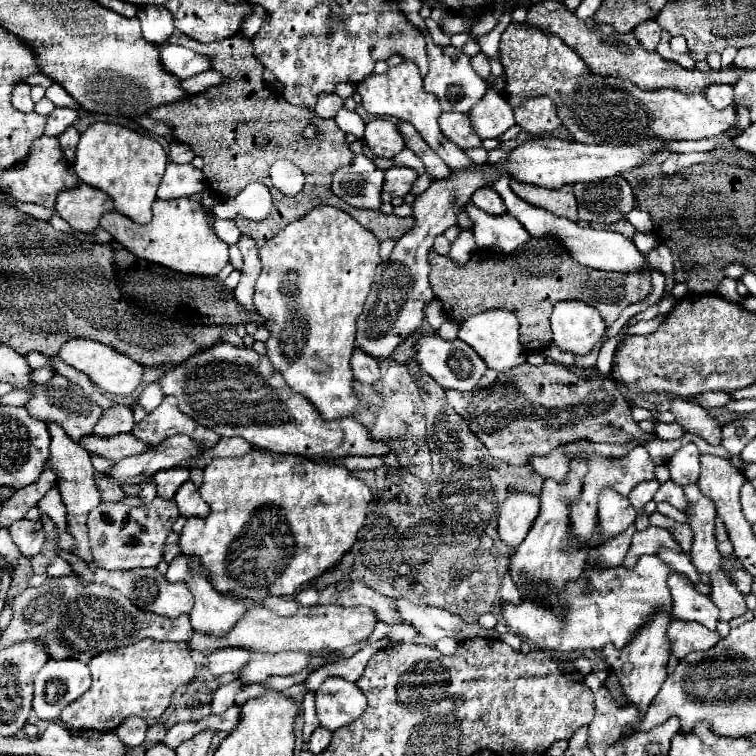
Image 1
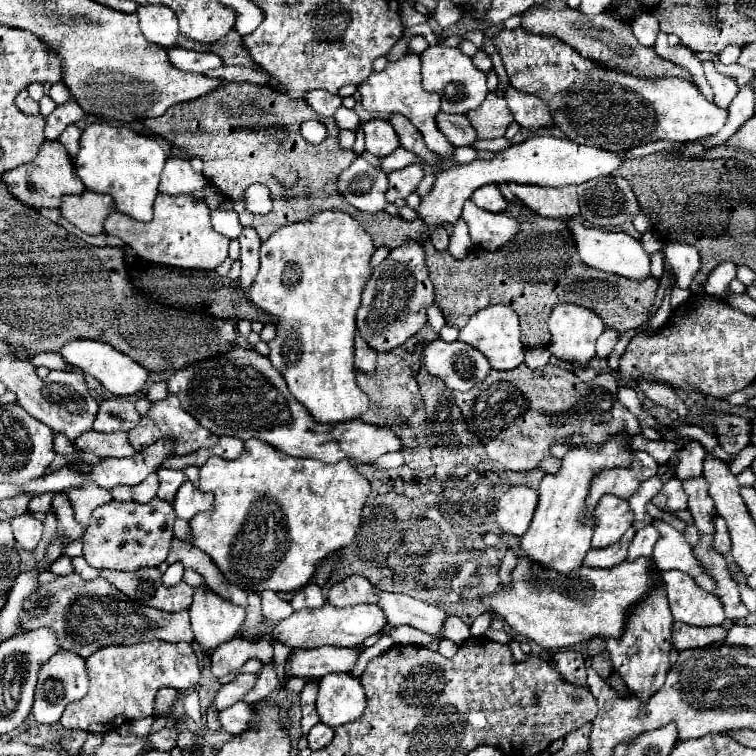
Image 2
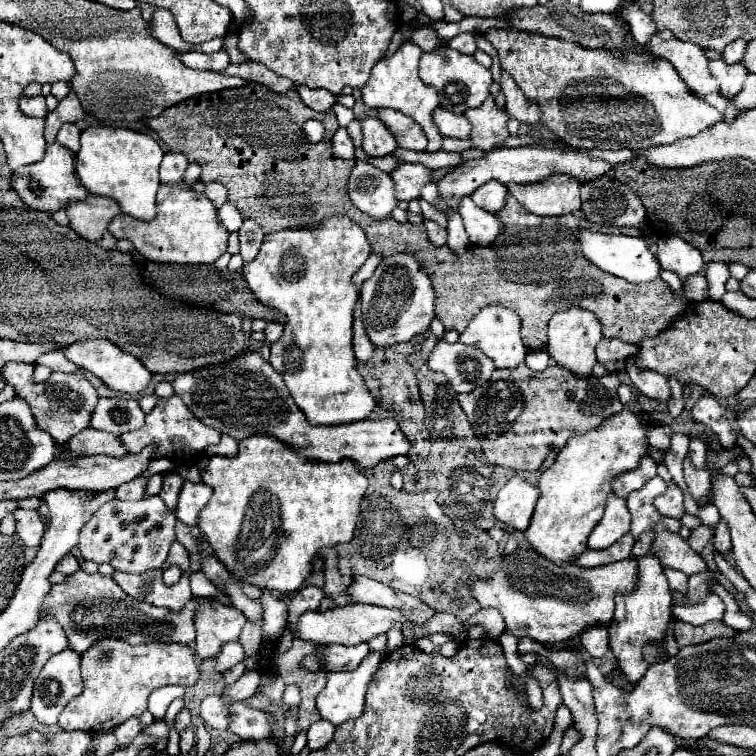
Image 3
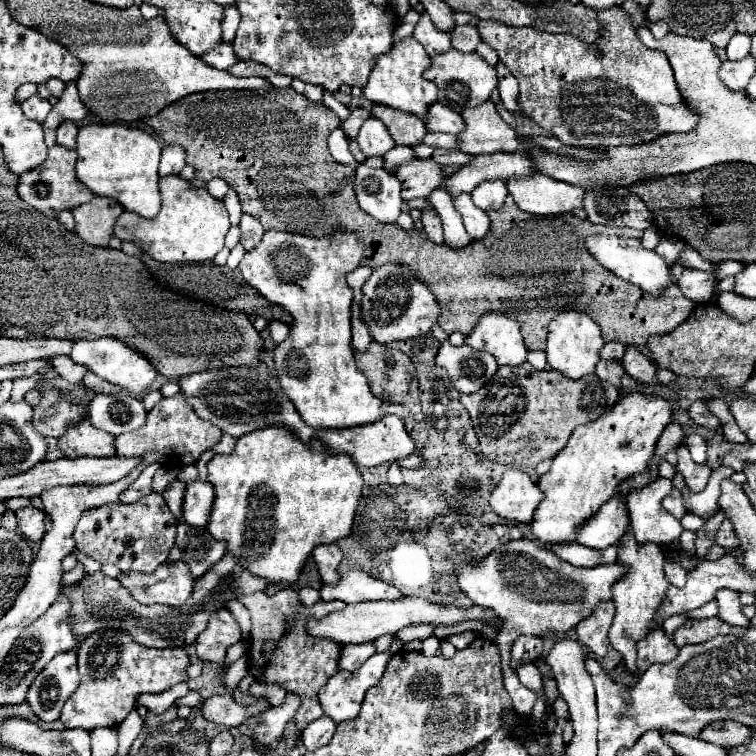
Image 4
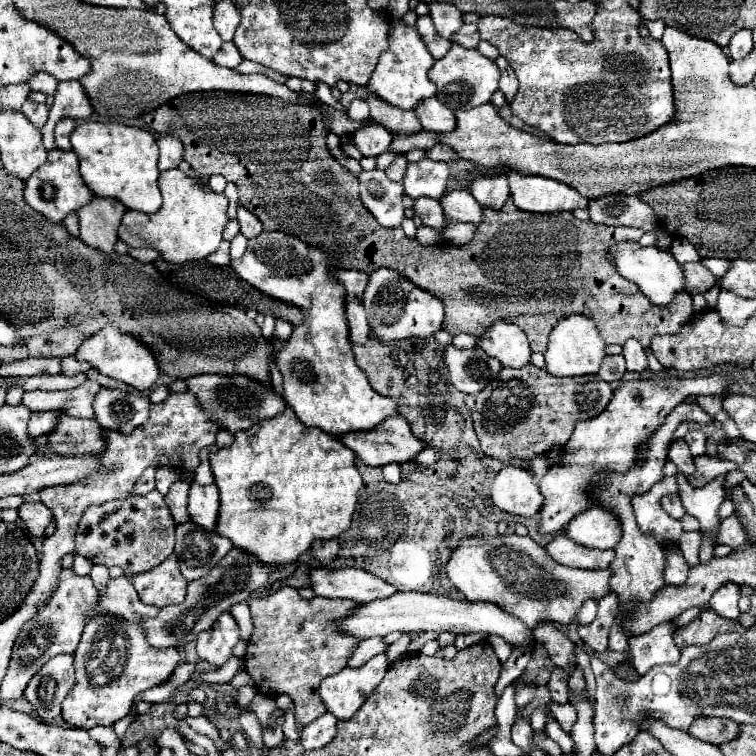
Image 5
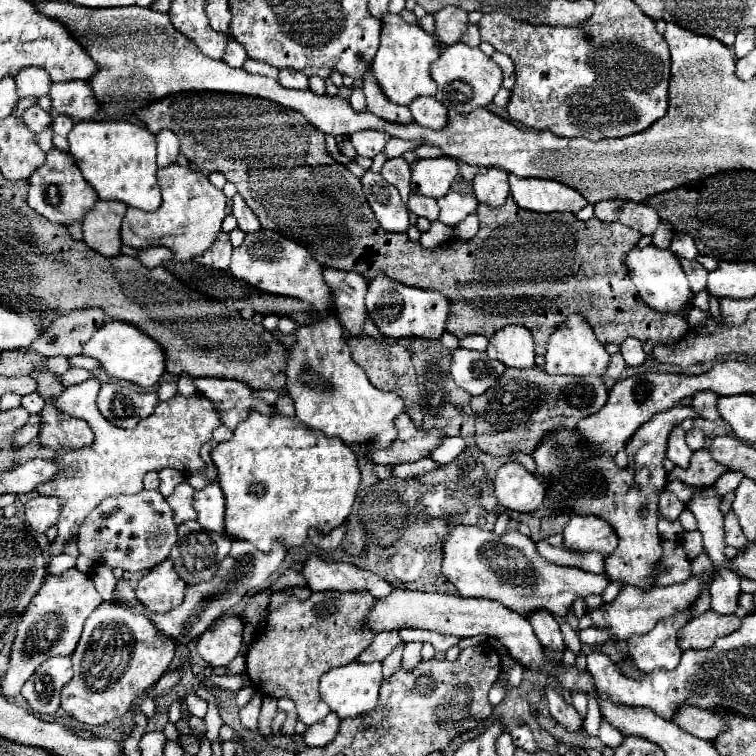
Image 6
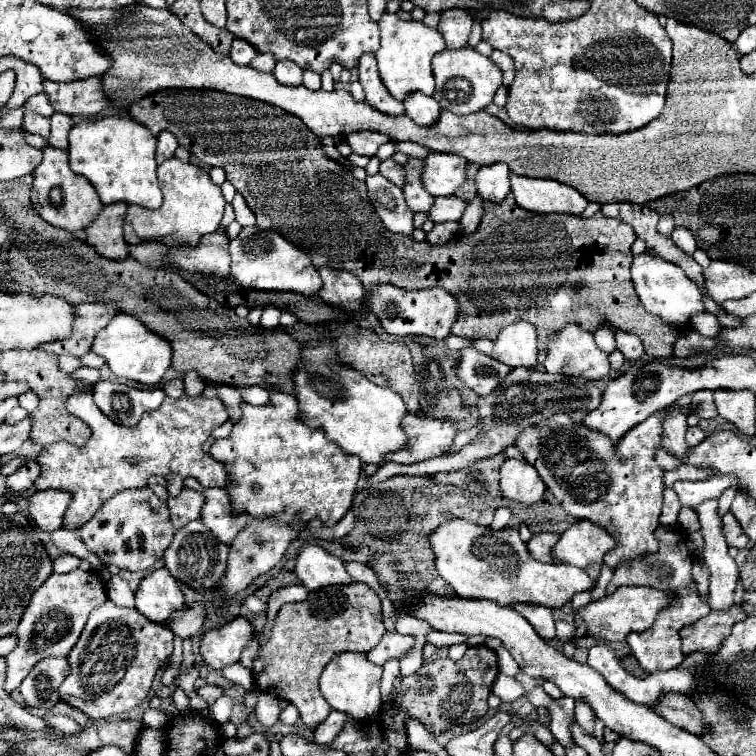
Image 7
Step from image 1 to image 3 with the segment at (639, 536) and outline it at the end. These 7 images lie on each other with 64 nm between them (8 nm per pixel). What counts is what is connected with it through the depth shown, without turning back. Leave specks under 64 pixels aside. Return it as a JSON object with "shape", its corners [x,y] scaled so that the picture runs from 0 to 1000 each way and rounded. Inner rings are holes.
{"shape":[[[854,701],[854,704],[841,714],[841,720],[839,720],[839,725],[836,725],[836,735],[844,738],[844,735],[849,735],[849,733],[860,733],[862,717],[865,717],[865,704],[862,704],[862,701]]]}

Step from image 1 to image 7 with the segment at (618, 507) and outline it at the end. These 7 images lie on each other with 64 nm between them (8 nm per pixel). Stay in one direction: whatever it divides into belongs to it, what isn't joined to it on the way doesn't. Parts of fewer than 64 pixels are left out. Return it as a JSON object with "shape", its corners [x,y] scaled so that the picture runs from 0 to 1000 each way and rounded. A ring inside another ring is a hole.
{"shape":[[[765,688],[746,706],[741,706],[741,717],[733,722],[733,733],[743,746],[775,751],[783,743],[796,746],[799,733],[810,725],[812,714],[807,706],[802,706],[802,701],[786,696],[780,688]]]}

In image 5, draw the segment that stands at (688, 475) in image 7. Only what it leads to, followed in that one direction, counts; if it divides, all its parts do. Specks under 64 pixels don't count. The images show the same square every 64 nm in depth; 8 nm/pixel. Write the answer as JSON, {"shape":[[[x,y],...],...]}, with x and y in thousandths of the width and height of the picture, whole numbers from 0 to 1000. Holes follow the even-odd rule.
{"shape":[[[939,603],[921,606],[918,614],[921,614],[921,627],[918,630],[910,630],[910,638],[915,643],[931,643],[939,635],[944,635],[947,627],[952,630],[952,627],[960,627],[960,624],[968,624],[976,619],[966,608],[950,608],[950,606],[939,606]]]}

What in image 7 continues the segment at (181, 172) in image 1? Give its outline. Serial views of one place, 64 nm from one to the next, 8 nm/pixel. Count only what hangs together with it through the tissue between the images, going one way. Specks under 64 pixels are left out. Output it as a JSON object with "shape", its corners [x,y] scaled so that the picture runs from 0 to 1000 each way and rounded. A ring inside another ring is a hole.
{"shape":[[[212,175],[209,177],[209,198],[206,198],[206,214],[214,217],[217,212],[230,206],[230,198],[235,196],[235,185],[228,175]]]}

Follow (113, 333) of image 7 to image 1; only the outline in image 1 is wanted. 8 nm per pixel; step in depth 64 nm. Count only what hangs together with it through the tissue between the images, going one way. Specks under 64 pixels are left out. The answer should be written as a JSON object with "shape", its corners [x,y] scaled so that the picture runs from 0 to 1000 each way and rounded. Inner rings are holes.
{"shape":[[[93,450],[79,460],[77,474],[82,479],[93,481],[95,487],[101,487],[103,492],[111,492],[130,513],[135,513],[138,519],[151,521],[151,524],[172,524],[188,505],[190,487],[185,481],[180,481],[175,474],[153,466],[151,460],[124,452],[124,450]]]}

